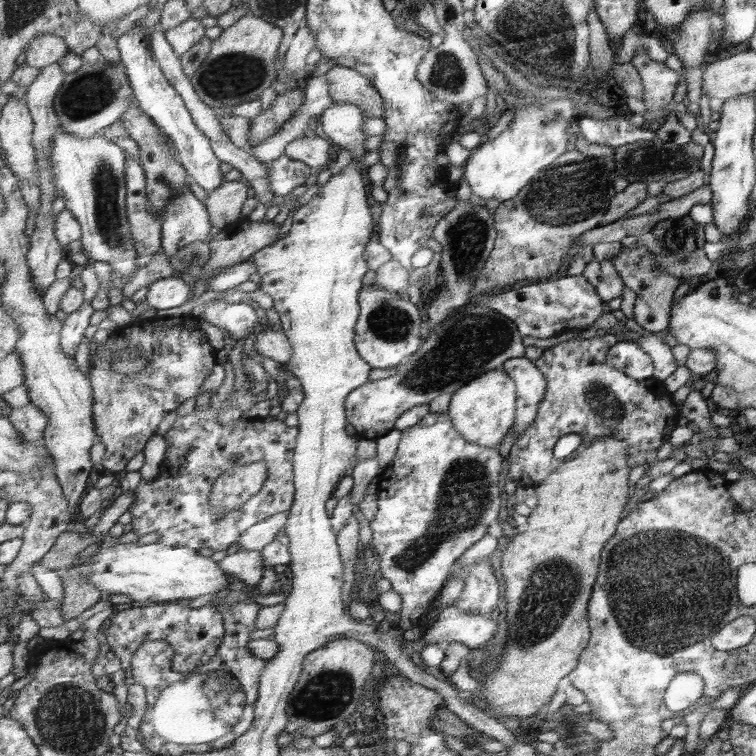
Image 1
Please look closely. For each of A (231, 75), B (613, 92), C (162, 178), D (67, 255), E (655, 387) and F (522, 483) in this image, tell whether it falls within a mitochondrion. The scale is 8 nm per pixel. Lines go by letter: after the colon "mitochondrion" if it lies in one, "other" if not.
A: mitochondrion
B: other
C: mitochondrion
D: other
E: other
F: other

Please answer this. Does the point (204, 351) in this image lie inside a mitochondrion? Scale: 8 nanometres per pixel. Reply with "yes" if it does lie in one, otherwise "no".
no

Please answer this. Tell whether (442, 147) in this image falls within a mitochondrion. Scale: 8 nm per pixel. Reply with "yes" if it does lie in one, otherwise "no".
no

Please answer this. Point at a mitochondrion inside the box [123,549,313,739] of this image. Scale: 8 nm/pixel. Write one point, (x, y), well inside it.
(224, 696)

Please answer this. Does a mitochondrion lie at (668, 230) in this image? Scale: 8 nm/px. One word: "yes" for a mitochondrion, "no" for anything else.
no

